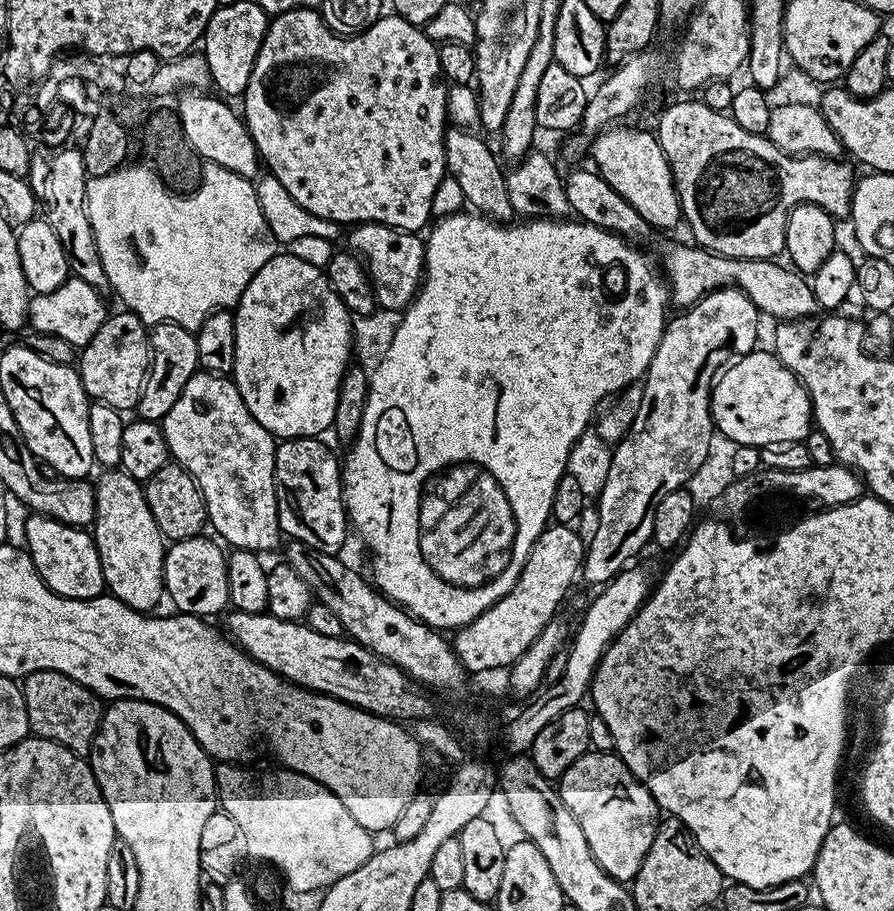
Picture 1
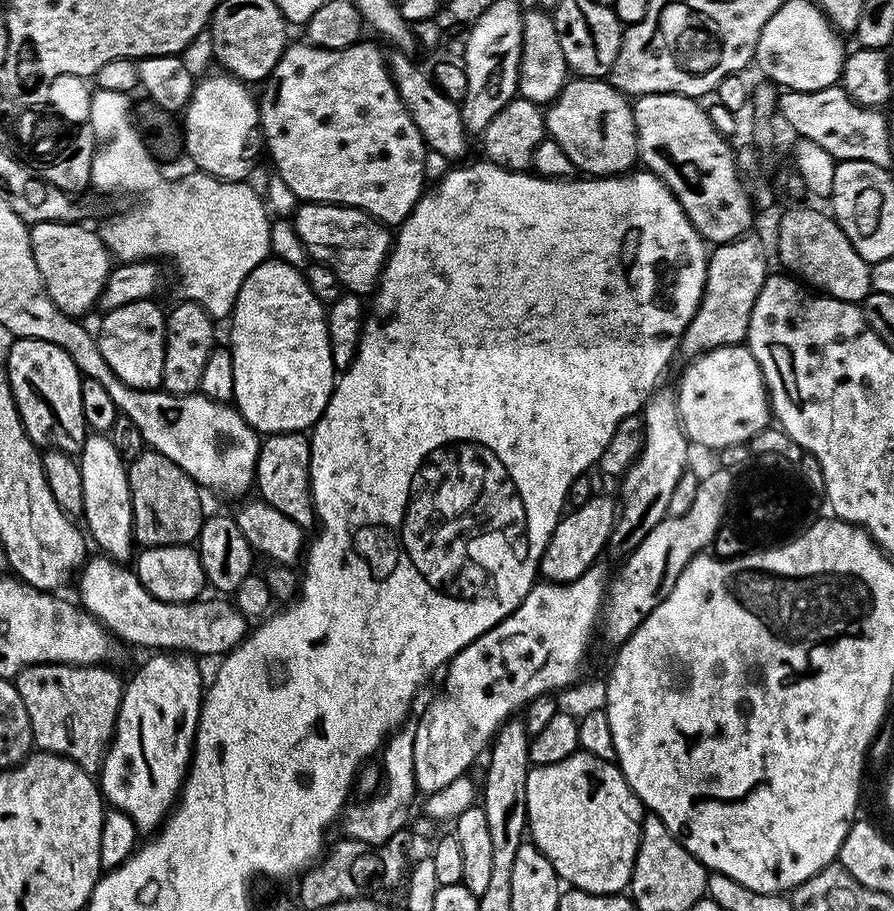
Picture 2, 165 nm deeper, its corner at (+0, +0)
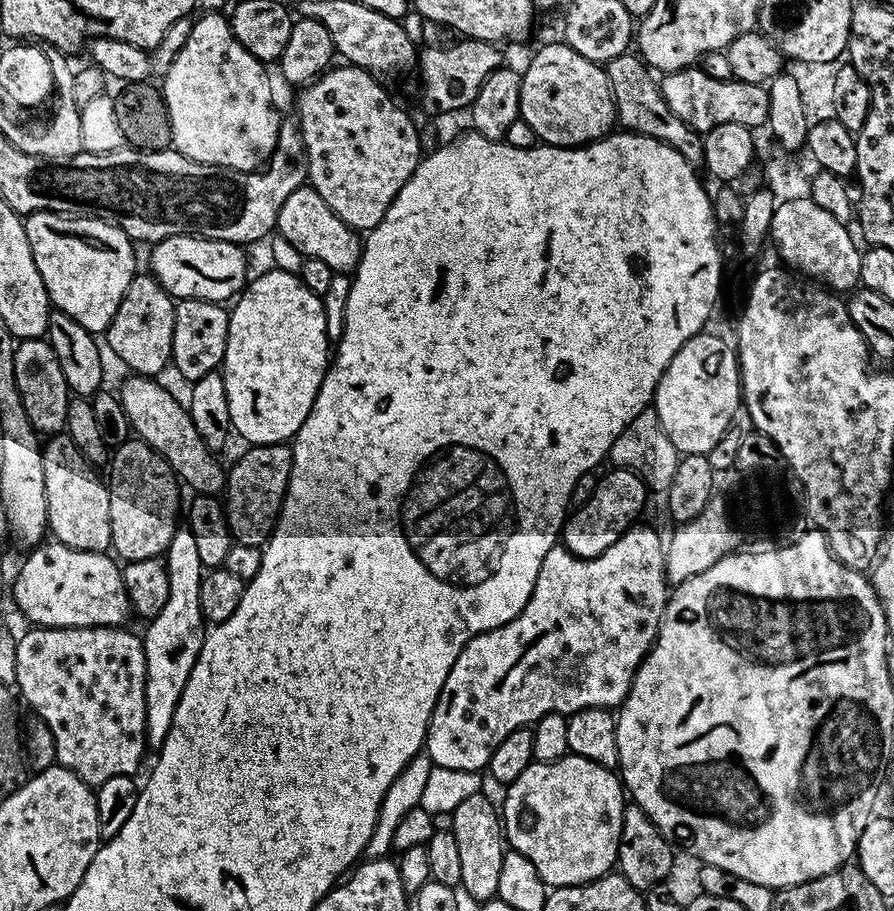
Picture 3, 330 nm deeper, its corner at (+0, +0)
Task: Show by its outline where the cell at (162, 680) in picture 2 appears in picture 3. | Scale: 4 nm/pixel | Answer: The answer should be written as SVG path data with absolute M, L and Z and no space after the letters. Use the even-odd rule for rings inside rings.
M177 527L166 553L166 563L170 578L170 594L166 594L166 606L162 606L162 610L147 625L148 633L143 633L142 636L146 654L146 740L156 750L162 746L170 730L170 722L174 722L178 698L182 698L186 678L190 678L190 670L194 670L194 662L198 662L198 654L202 650L206 635L206 621L200 605L200 584L204 581L206 569L202 558L198 558L198 545L194 543L194 534L188 527Z

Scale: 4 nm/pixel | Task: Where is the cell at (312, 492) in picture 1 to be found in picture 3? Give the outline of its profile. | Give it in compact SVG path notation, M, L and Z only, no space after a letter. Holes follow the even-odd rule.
M254 444L233 462L226 472L226 511L233 541L246 546L261 547L272 535L292 469L292 449L283 444Z

